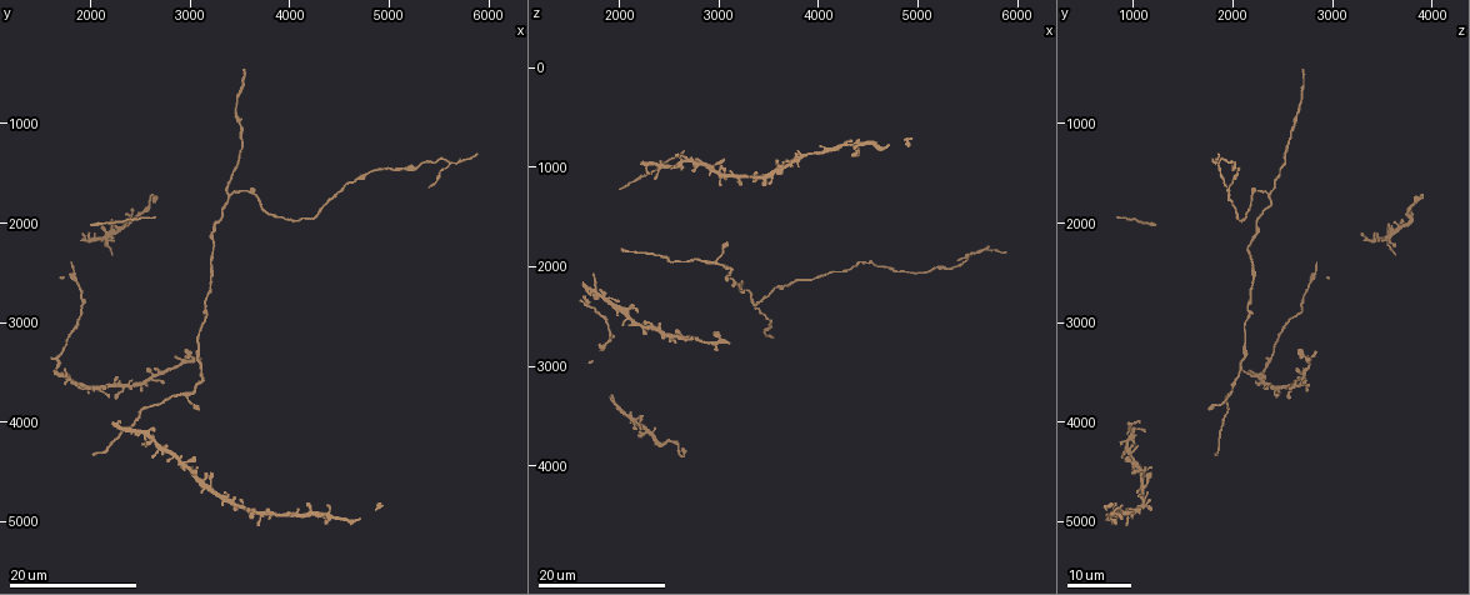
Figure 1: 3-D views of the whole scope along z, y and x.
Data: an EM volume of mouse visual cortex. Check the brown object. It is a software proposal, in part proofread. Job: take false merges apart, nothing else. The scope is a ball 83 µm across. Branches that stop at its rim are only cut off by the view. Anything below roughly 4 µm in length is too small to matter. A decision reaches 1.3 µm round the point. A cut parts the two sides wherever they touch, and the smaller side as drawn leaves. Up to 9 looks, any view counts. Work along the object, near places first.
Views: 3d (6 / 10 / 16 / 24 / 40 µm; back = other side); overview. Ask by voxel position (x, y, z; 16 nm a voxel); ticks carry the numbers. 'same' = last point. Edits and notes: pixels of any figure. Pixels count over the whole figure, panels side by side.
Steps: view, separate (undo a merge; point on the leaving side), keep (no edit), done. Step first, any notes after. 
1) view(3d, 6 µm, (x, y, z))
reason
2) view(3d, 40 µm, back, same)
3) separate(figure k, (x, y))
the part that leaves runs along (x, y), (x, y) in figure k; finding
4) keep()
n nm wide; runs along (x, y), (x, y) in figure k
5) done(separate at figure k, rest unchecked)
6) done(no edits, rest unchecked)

view(3d, 24 µm, (2940, 3360, 2760))
sudden change in width

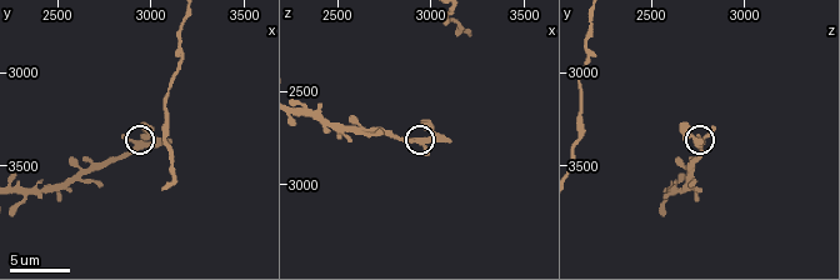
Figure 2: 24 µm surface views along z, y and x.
view(3d, 10 µm, (2940, 3380, 2760))

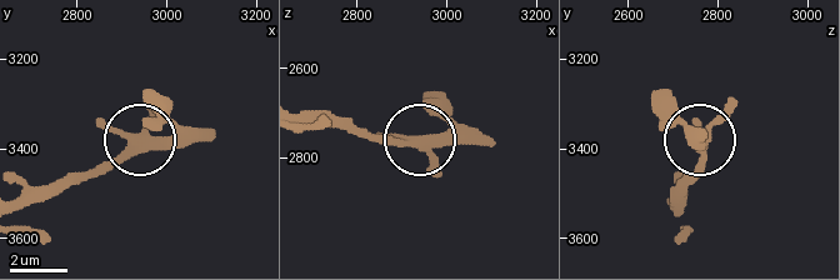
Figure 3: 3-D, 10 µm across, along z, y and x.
keep()
one cell here

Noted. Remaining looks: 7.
view(3d, 24 µm, (5280, 1420, 2040))
sudden change in width

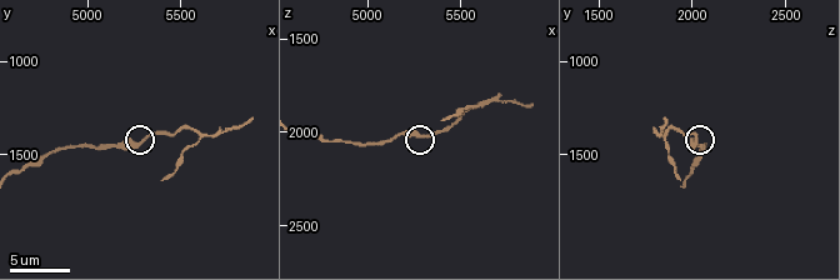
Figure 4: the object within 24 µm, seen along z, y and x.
view(3d, 10 µm, (5280, 1440, 2000))

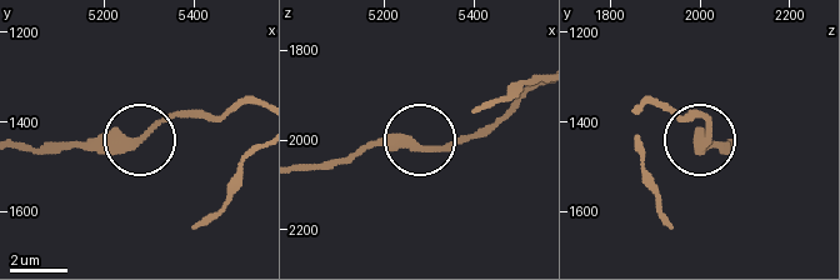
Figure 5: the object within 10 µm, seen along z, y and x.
keep()
runs along (21, 148), (121, 148), (165, 121), (205, 111) in figure 5; continuous, no second cell

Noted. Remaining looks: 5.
view(3d, 16 µm, (5620, 1400, 1860))

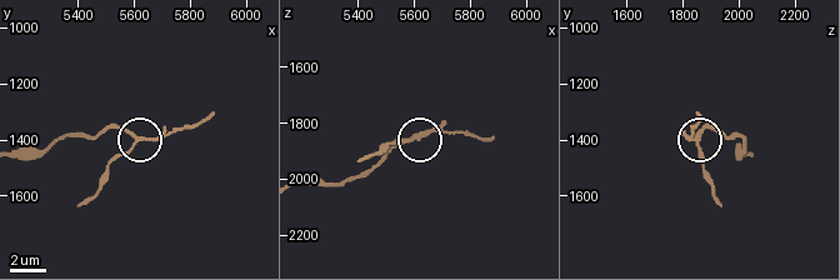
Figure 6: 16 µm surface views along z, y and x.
view(3d, 16 µm, back, (5620, 1390, 1840))

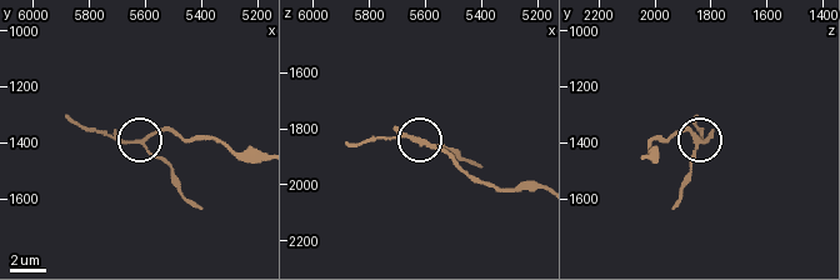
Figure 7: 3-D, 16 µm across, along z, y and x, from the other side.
separate(figure 7, (388, 138))
170 nm wide; the part that leaves runs along (415, 139), (445, 146), (480, 164) in figure 7; a second cell is stuck on

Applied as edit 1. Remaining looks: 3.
view(overview)

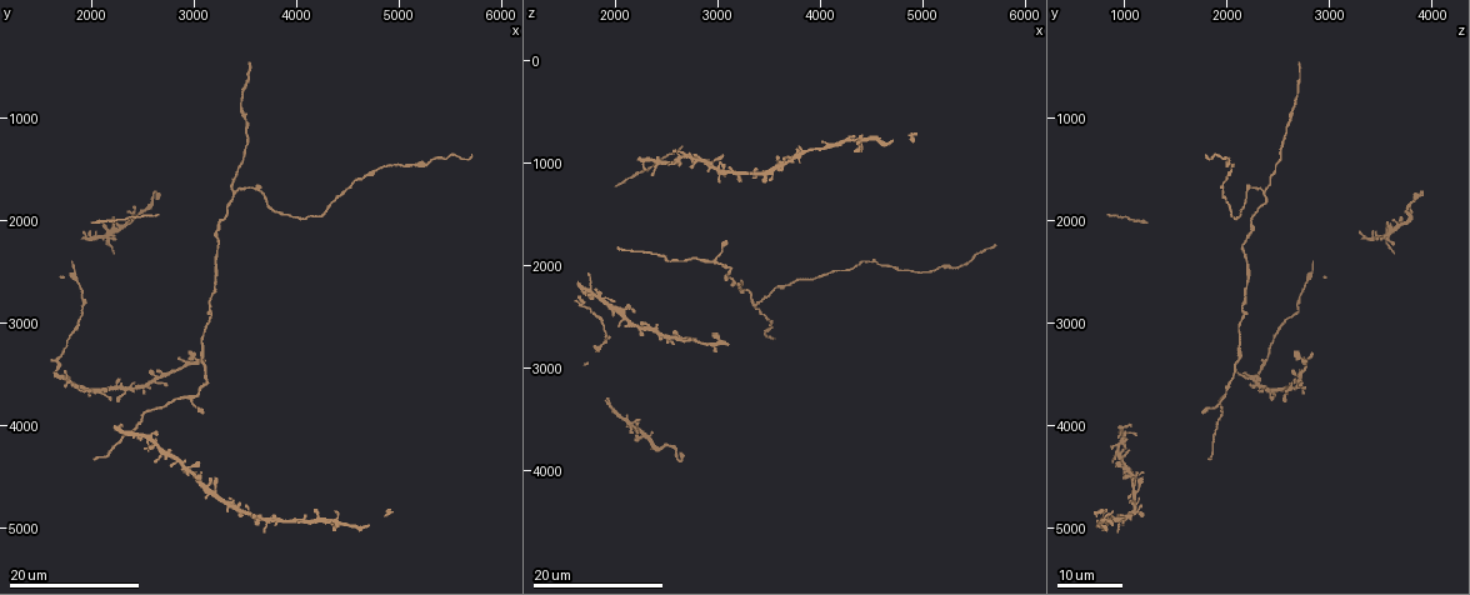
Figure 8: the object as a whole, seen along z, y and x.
view(3d, 24 µm, (2280, 4160, 1880))

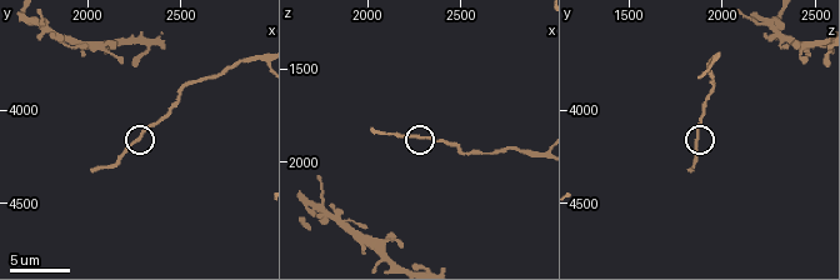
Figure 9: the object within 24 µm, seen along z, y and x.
view(3d, 6 µm, (2280, 4160, 1860))

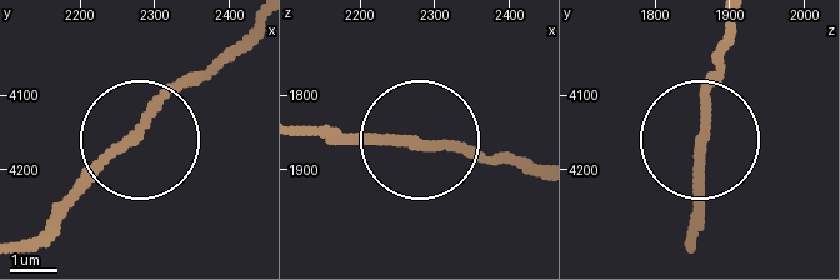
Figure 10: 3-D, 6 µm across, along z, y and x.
keep()
180 nm wide; one cell here

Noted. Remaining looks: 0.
done(separate at figure 7, rest unchecked)

